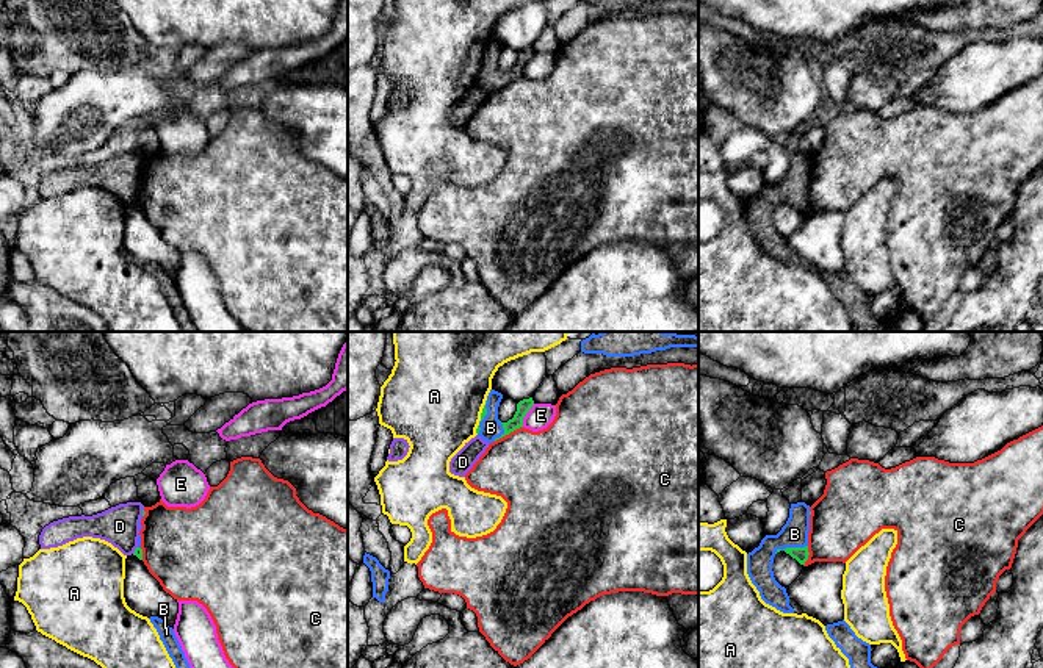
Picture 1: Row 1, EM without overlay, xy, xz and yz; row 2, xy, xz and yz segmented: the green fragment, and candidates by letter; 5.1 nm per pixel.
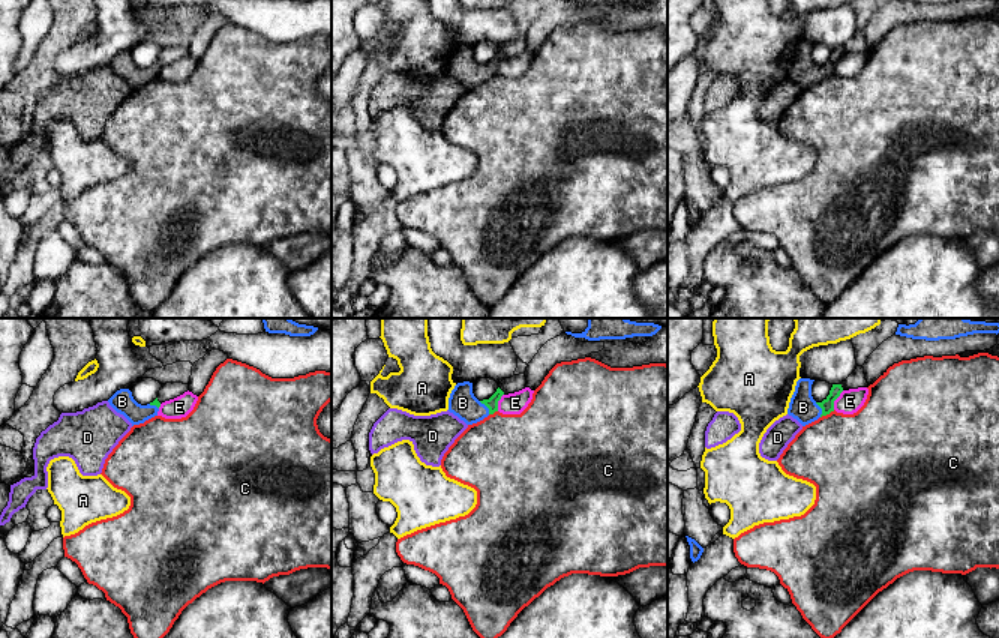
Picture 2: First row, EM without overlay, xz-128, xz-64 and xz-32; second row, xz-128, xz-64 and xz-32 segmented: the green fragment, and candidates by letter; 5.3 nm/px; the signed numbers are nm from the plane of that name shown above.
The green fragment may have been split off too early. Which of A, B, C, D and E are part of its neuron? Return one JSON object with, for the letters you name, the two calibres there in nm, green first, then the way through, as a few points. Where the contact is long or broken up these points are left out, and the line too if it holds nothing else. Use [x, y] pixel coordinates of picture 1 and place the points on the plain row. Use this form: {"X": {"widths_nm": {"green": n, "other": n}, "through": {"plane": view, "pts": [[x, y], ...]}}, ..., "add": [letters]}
{"add": []}

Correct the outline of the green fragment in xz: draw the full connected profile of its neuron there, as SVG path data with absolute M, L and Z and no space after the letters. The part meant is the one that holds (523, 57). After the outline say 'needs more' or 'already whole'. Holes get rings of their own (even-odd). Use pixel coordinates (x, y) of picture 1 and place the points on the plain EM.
M532 47L520 50L517 53L517 61L515 61L514 67L509 69L507 72L501 72L504 83L500 88L503 88L503 86L509 84L511 81L523 77L523 67L526 66L526 63L531 59L532 55L534 55Z; already whole

